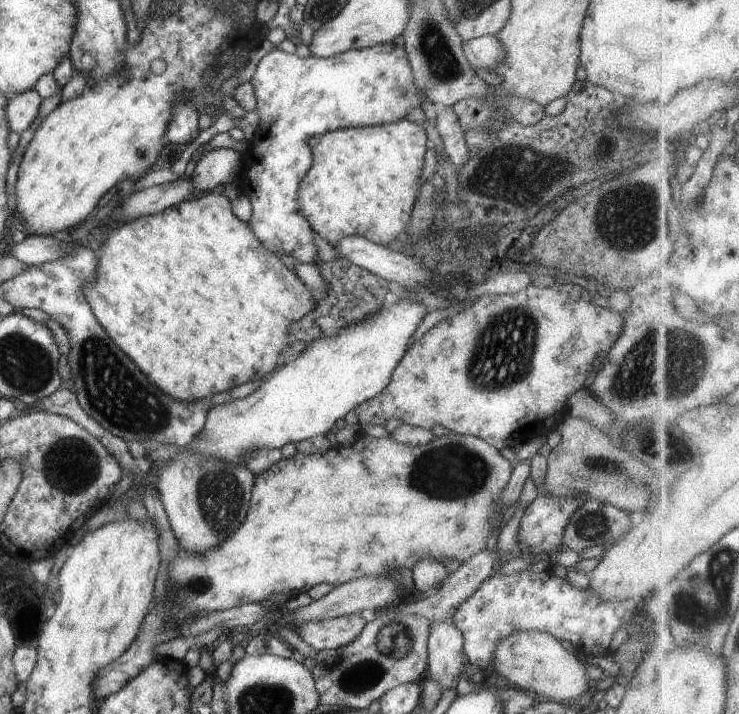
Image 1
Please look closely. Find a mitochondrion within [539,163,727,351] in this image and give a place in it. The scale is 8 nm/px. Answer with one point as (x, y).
(629, 218)

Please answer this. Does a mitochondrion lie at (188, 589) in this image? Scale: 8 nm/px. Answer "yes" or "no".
yes

